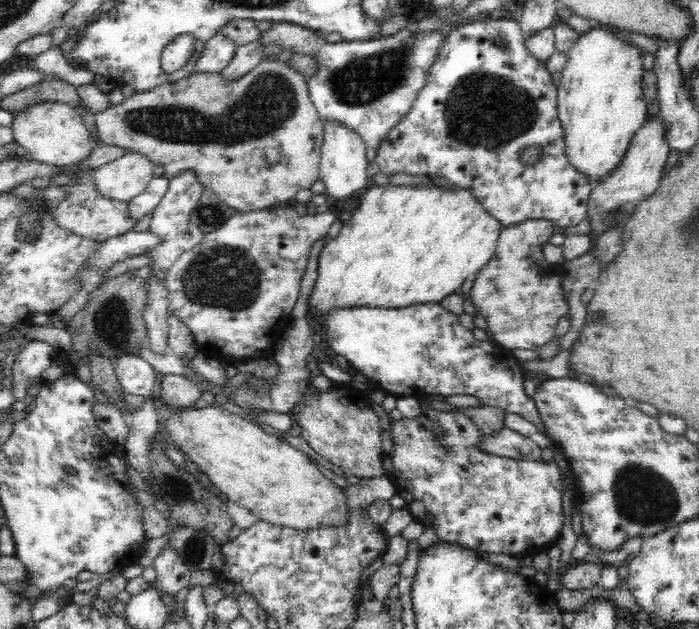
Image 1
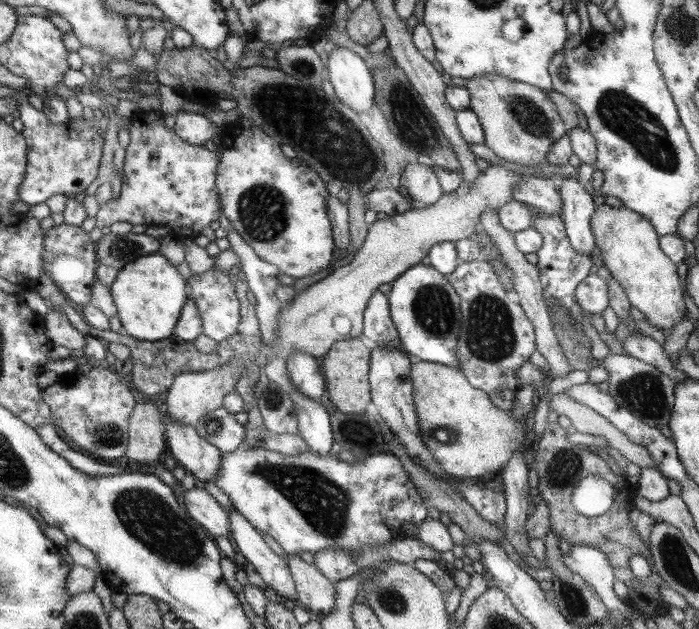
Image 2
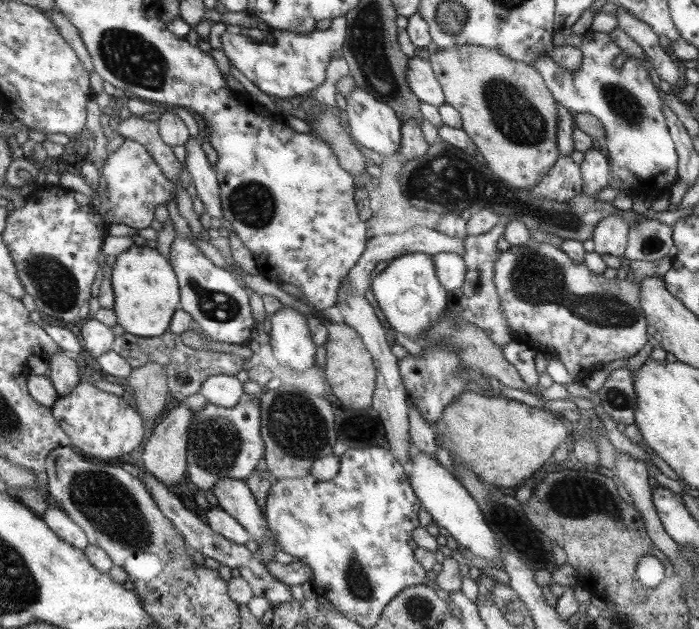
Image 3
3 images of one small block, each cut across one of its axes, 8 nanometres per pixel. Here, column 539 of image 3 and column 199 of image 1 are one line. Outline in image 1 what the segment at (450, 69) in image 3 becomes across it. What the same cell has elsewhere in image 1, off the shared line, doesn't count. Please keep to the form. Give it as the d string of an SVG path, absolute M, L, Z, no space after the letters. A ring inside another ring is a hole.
M264 58L256 68L232 81L226 81L222 72L192 73L191 76L183 77L182 80L174 83L166 81L152 90L136 93L135 96L126 99L120 106L110 106L110 108L96 113L93 120L96 134L102 140L102 144L122 147L125 150L130 150L130 152L147 156L154 166L163 165L164 174L167 177L176 176L182 171L192 171L202 186L214 191L222 202L238 212L254 212L256 209L276 207L282 203L293 202L298 190L310 189L311 184L319 179L318 171L324 142L324 124L321 117L318 116L317 110L314 109L313 102L310 101L304 73L297 72L285 62L279 63L275 58Z

